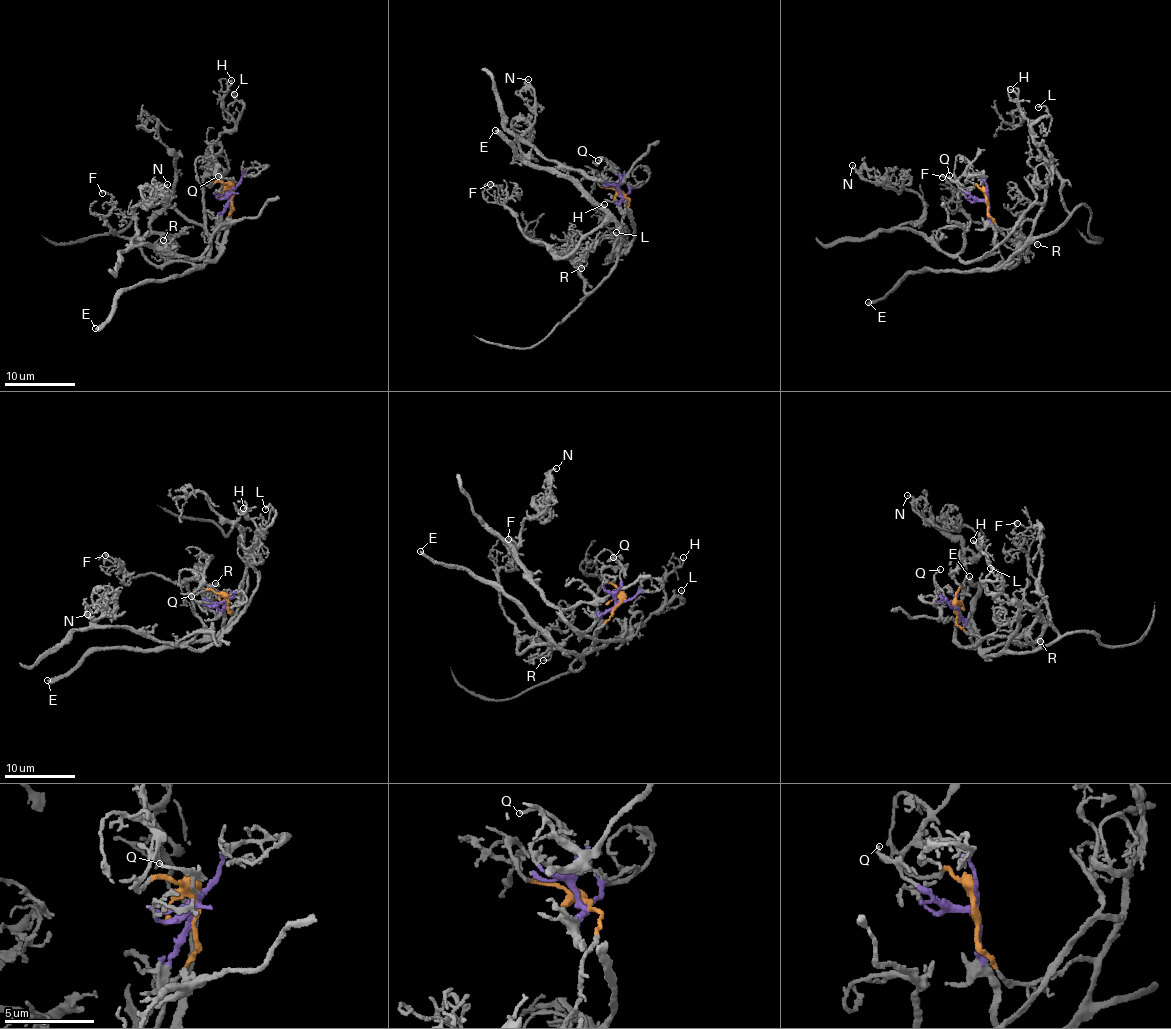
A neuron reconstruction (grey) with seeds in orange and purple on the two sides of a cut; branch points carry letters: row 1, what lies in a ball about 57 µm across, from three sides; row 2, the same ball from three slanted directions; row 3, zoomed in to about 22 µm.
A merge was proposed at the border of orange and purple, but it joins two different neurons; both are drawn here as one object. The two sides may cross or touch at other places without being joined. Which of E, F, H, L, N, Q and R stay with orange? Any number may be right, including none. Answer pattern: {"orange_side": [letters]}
{"orange_side": ["E", "F", "H", "L", "R"]}

